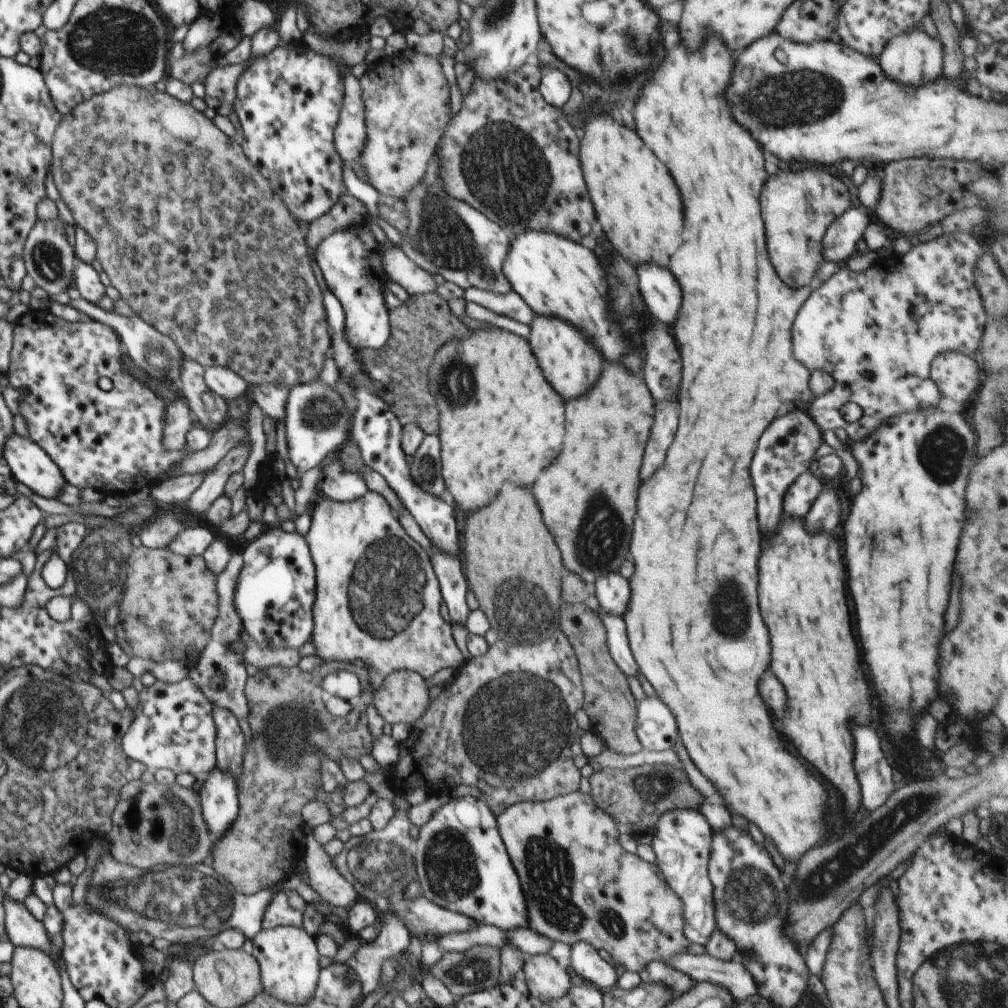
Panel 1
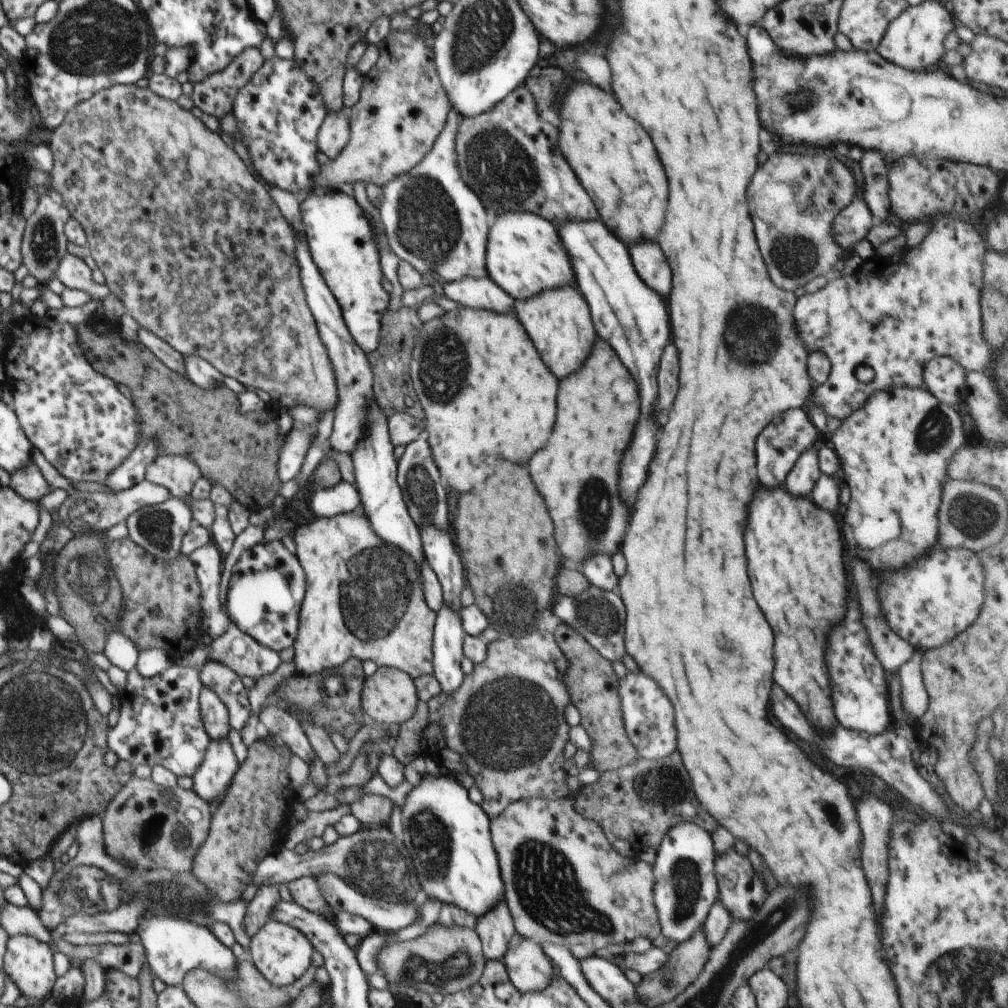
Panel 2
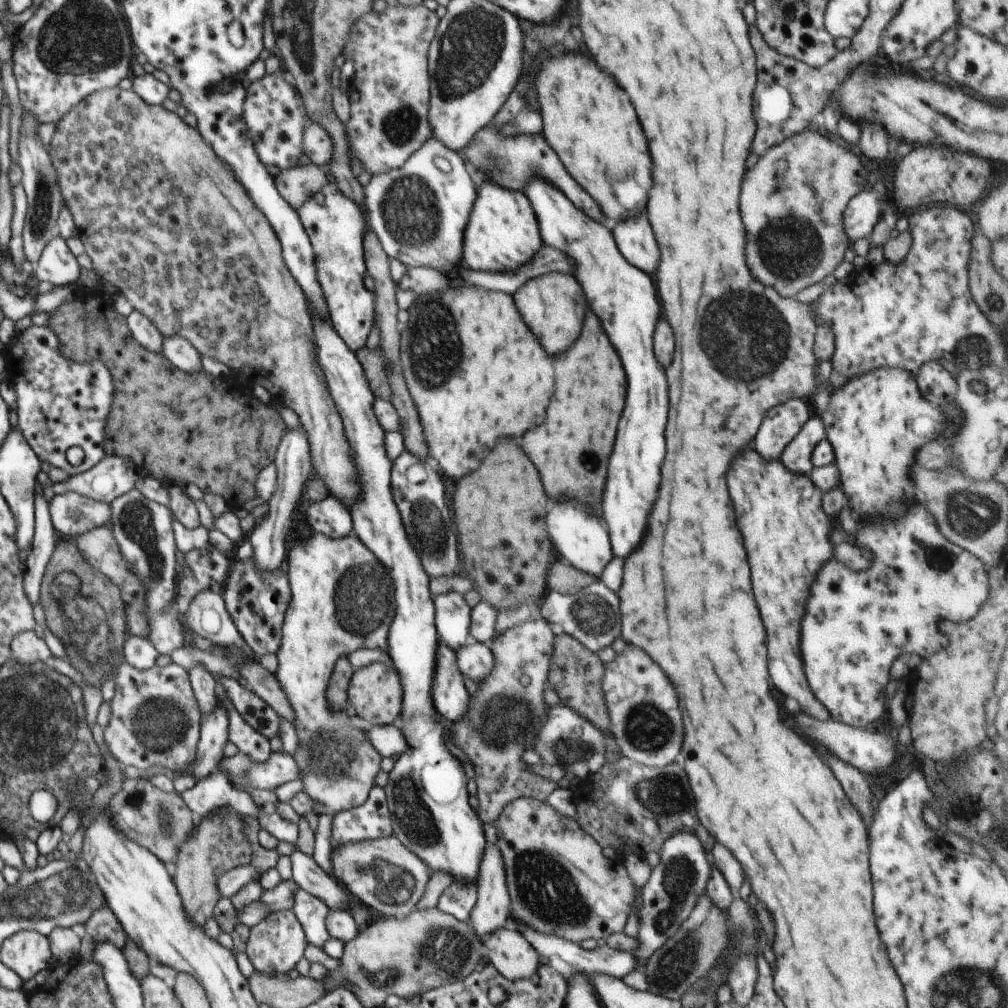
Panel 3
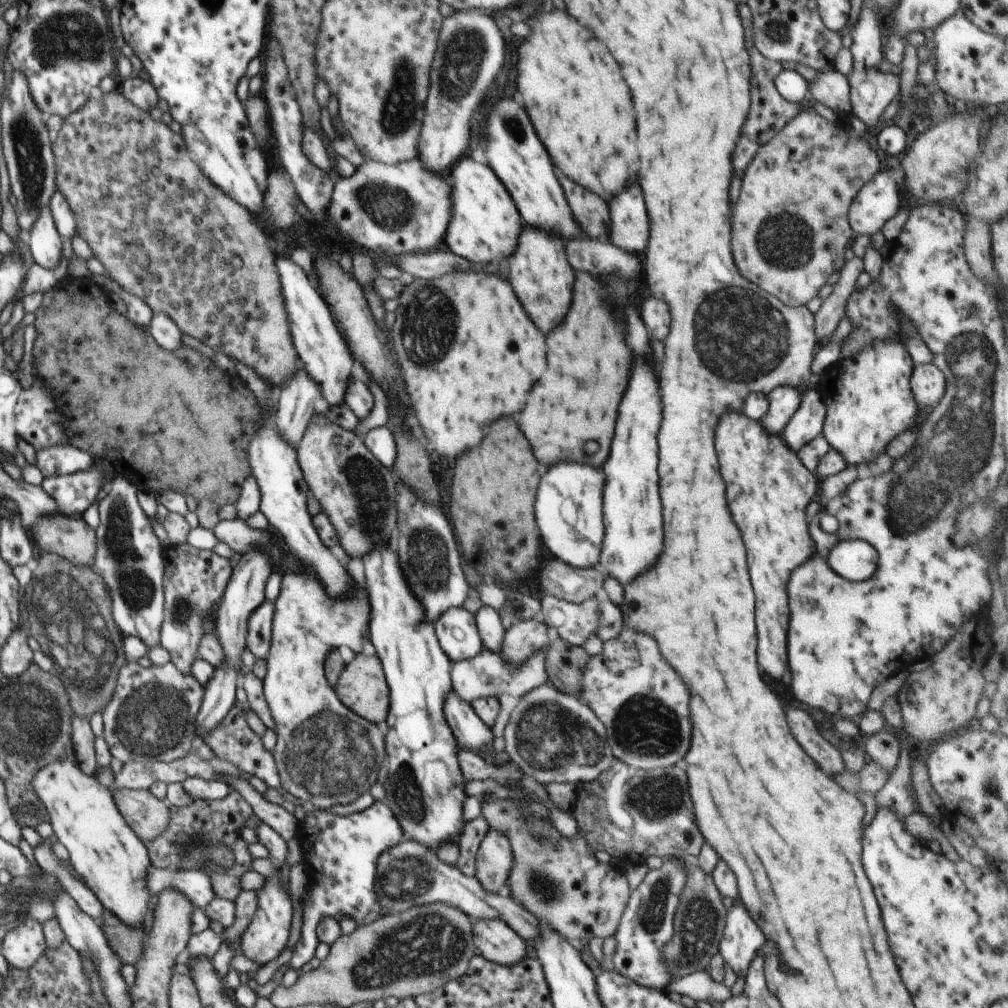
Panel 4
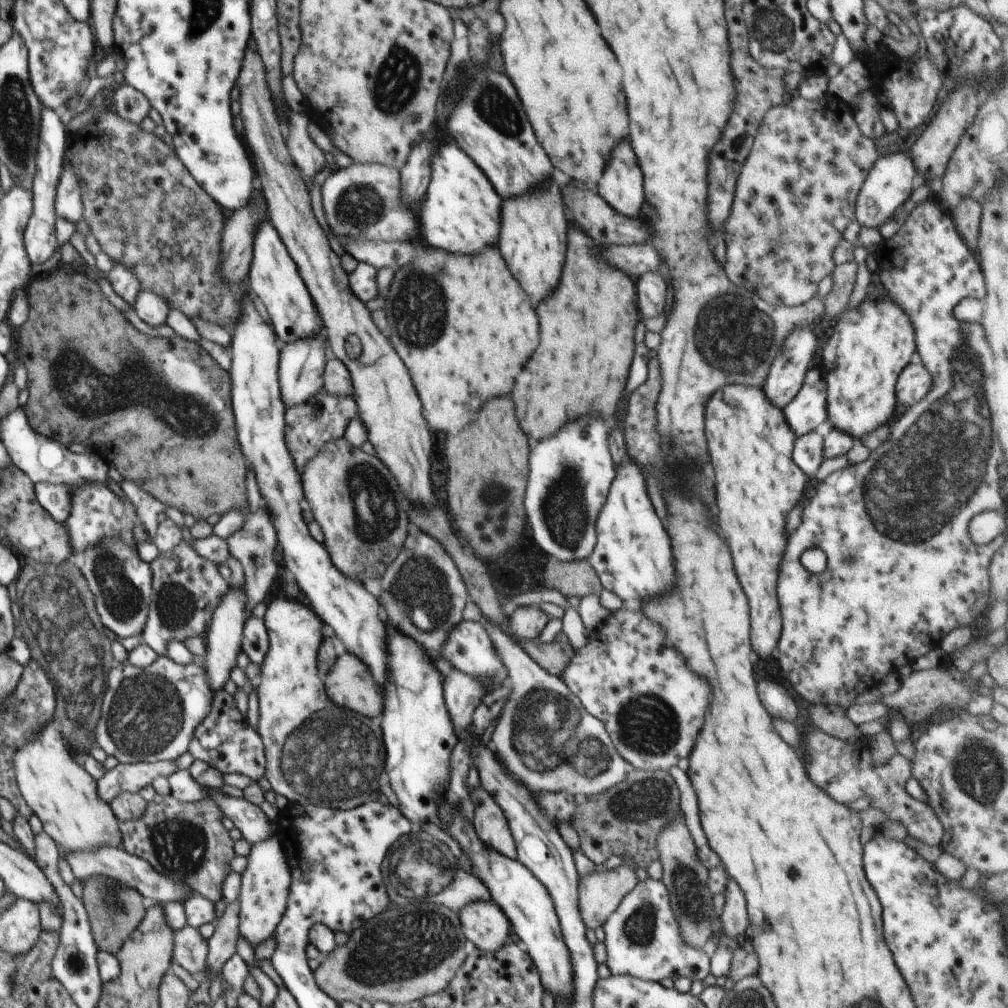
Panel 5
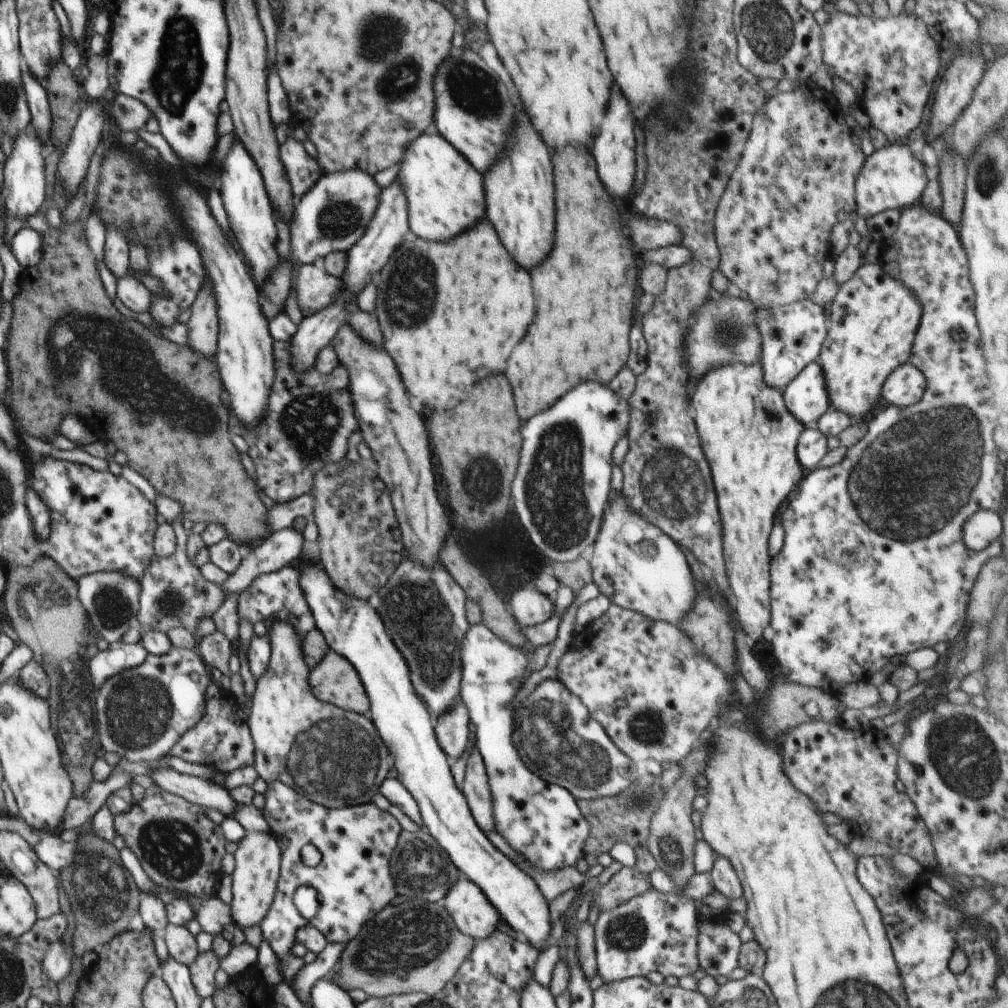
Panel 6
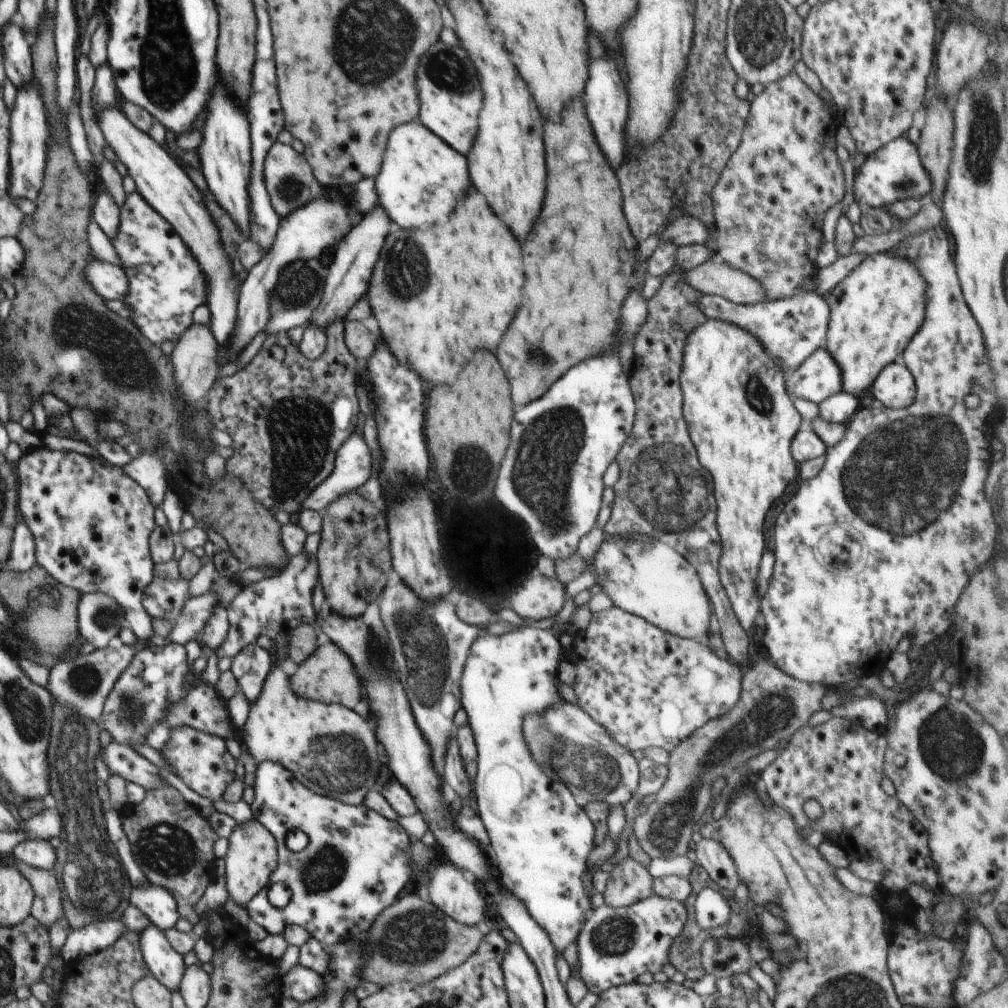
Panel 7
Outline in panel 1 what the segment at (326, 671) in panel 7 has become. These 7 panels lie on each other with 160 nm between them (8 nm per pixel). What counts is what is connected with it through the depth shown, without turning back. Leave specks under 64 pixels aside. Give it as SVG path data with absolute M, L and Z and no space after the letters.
M391 672L374 692L372 703L388 724L409 723L412 726L430 704L428 687L425 678L417 672Z

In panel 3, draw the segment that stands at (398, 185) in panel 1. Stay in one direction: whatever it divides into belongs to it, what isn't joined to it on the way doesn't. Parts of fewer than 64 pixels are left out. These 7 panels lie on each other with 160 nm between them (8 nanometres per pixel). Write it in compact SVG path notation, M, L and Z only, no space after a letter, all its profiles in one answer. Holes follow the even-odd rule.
M421 4L416 7L407 7L400 5L391 8L387 6L383 14L375 14L372 10L366 13L359 21L357 21L349 32L349 40L345 43L344 50L348 50L347 59L354 60L355 73L350 81L348 89L348 102L351 102L350 119L345 122L345 133L347 134L347 143L349 146L349 156L354 156L362 162L364 170L370 174L384 174L388 170L394 170L404 166L404 163L414 154L428 139L432 138L432 128L428 122L428 110L430 102L430 80L431 76L428 70L428 51L430 43L436 34L439 18L434 11L430 11L425 5ZM311 161L305 166L298 165L282 170L273 179L280 196L288 202L290 208L295 208L298 212L300 206L320 192L331 178L328 174L325 176L322 168Z

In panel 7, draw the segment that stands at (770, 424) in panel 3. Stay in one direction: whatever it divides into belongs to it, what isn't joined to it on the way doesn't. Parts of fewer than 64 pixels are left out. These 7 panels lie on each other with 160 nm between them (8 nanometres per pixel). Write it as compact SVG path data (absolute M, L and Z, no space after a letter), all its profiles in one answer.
M804 292L786 299L777 299L768 302L756 302L752 305L738 305L722 296L700 294L696 302L700 312L707 319L724 320L730 322L752 336L760 338L766 354L782 368L782 370L797 370L800 364L808 358L814 350L825 347L826 336L830 319L830 308L826 297L816 292Z

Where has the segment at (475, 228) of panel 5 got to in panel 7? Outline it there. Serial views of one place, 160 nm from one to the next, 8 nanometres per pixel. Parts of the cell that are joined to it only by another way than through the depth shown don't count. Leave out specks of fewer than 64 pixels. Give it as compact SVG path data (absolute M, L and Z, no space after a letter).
M416 119L398 124L388 134L382 166L374 178L374 184L380 200L378 204L382 204L390 220L402 228L446 224L448 216L472 186L466 158L452 150Z

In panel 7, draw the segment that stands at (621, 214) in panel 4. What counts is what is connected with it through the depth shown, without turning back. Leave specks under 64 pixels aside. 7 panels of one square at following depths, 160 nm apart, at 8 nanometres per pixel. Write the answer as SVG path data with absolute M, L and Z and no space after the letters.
M596 58L590 62L590 80L586 86L586 110L588 120L592 124L594 136L612 168L620 168L620 164L626 158L626 136L624 126L628 120L628 94L624 88L624 82L620 78L618 66L614 60Z

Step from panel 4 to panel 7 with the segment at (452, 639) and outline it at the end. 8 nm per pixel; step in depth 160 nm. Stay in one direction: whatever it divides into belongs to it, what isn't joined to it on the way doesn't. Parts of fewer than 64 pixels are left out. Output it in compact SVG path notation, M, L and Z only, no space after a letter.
M526 625L516 626L516 630L506 632L506 634L502 634L501 636L481 633L470 648L470 654L468 654L468 658L466 660L460 686L460 693L462 694L461 708L466 711L466 715L468 716L467 724L472 730L475 746L477 748L477 772L473 785L474 796L476 796L476 806L478 807L477 815L482 820L486 830L488 830L488 836L490 838L489 846L494 850L494 853L492 854L493 862L496 862L496 866L498 866L496 870L498 871L498 874L500 874L500 878L504 880L504 886L506 886L506 888L508 888L508 890L510 890L516 898L520 898L520 900L526 904L528 914L530 914L536 924L538 924L538 926L540 926L540 928L548 934L548 938L550 938L552 946L554 946L558 953L562 953L566 950L572 942L577 942L581 928L591 911L592 898L589 898L590 895L588 895L584 889L582 876L584 872L586 872L586 869L589 870L586 862L590 851L593 846L595 846L595 829L588 817L588 814L585 812L585 808L580 807L576 803L572 792L570 792L567 786L559 781L552 782L552 780L550 780L551 776L538 766L536 758L532 755L530 748L528 748L528 744L526 744L523 724L526 714L542 714L546 708L556 706L558 702L562 702L562 700L564 700L558 690L558 672L559 664L562 658L562 648L559 642L560 636L560 632L556 634L552 628L529 628Z

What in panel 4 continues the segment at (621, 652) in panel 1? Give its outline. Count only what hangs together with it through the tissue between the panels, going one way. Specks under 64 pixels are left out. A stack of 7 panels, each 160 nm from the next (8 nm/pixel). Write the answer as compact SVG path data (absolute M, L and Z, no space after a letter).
M547 595L542 601L541 621L556 628L559 637L572 646L582 646L590 636L595 636L600 626L598 600L592 597L574 604Z

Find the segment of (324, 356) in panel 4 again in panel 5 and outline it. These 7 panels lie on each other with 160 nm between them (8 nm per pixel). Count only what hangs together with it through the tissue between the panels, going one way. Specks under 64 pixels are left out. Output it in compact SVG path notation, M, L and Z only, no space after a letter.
M268 216L264 220L257 227L258 234L255 233L253 257L248 271L250 288L262 300L262 304L266 306L266 312L272 320L272 328L275 334L286 344L300 339L314 338L321 331L324 333L324 326L318 314L316 314L314 302L312 302L308 290L306 290L306 286L304 286L304 282L298 274L294 260L290 258L286 246L282 244L280 235L269 222Z

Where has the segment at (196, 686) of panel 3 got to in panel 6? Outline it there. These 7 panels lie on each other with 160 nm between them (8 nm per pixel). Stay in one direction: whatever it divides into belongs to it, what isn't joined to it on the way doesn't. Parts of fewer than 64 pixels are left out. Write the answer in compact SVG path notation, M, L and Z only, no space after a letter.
M182 519L170 523L177 540L174 554L167 557L154 554L139 580L141 593L135 627L141 634L146 631L160 631L167 634L169 630L175 628L185 628L194 633L198 623L205 617L212 617L225 600L223 588L204 578L199 567L187 555L189 533L182 527Z

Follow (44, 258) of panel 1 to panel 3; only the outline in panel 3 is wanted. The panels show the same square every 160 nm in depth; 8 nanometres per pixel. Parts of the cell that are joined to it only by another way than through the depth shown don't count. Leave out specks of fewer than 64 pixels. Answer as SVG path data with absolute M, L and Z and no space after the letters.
M25 109L22 111L20 118L18 166L20 166L23 173L20 183L24 188L28 202L22 240L24 240L26 259L36 266L40 256L42 256L42 250L48 244L48 240L59 235L57 220L60 208L64 204L59 184L56 182L56 169L55 166L52 166L50 149L44 146L44 142L40 142L40 138L38 138L38 120L36 120L32 112Z

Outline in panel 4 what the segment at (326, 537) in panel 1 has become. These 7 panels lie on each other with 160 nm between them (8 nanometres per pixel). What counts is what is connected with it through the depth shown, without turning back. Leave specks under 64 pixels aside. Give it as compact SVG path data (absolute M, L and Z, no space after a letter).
M304 570L300 574L288 572L283 576L280 594L274 602L272 639L266 658L268 673L263 679L264 698L276 724L274 732L277 741L271 753L282 790L288 791L301 802L314 801L317 808L346 805L365 792L370 792L370 788L378 783L380 768L386 764L385 738L379 726L353 714L344 706L324 672L324 662L330 650L346 646L355 654L363 653L362 632L368 628L368 622L368 592L359 583L356 583L356 590L352 590L348 598L332 598L326 594L322 582L311 570Z

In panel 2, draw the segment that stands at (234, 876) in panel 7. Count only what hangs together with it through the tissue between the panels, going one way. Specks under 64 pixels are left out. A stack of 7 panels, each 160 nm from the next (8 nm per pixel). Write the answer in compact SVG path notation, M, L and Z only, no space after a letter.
M270 920L252 938L248 954L255 967L275 987L287 987L296 982L312 964L312 943L292 925Z

